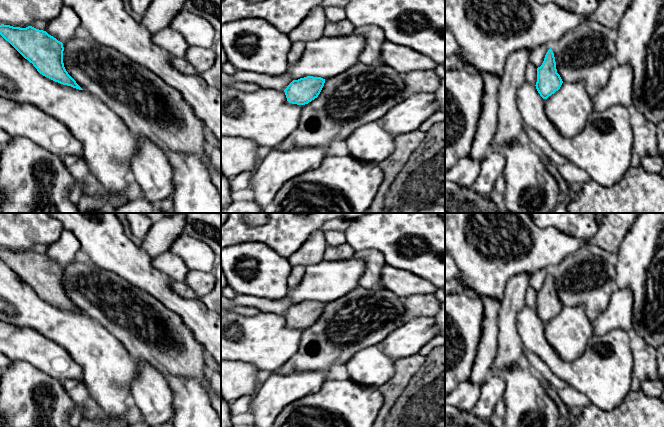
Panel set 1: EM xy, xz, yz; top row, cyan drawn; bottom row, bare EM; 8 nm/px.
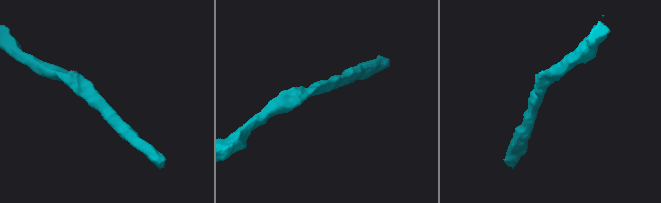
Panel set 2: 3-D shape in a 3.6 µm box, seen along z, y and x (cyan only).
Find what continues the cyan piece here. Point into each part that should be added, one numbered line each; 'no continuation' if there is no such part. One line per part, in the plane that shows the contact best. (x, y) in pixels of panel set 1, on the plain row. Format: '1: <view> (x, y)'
1: xy (109, 371)

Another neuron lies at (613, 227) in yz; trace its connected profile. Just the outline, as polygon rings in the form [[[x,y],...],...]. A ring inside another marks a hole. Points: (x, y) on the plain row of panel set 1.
[[[602,213],[593,243],[616,256],[636,217],[637,213]]]

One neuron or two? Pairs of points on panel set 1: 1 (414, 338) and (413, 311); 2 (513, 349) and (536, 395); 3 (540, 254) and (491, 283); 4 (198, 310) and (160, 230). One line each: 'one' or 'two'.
1: two
2: two
3: one
4: two

